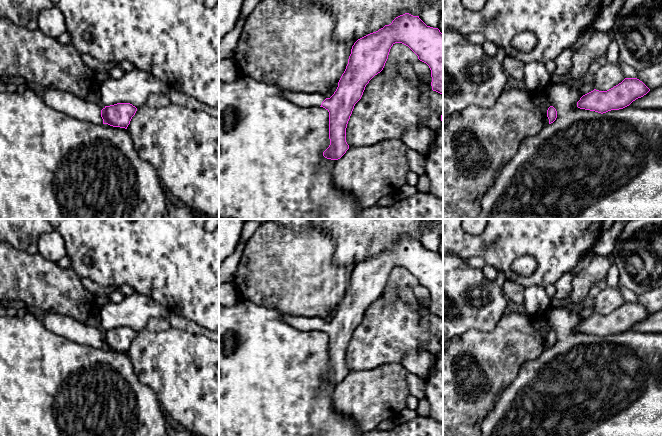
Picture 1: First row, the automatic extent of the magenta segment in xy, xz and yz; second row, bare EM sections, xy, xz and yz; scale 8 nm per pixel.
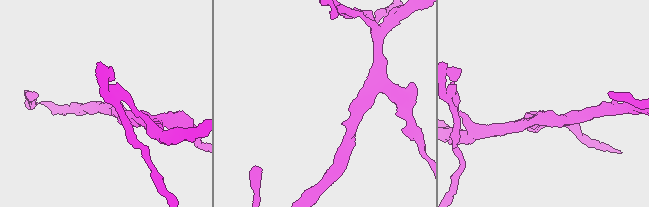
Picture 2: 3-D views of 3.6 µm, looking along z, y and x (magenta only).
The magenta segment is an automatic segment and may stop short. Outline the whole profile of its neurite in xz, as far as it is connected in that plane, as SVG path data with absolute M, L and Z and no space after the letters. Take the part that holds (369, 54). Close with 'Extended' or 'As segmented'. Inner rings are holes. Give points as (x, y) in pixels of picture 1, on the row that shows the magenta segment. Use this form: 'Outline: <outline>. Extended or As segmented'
Outline: M409 13L354 43L346 69L330 98L320 93L283 93L284 98L297 106L323 107L329 112L330 145L323 152L325 158L338 160L349 149L346 128L354 106L369 81L383 70L395 43L408 46L429 66L432 90L443 95L443 34Z. Extended

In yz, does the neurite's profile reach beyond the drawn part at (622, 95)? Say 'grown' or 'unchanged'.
unchanged

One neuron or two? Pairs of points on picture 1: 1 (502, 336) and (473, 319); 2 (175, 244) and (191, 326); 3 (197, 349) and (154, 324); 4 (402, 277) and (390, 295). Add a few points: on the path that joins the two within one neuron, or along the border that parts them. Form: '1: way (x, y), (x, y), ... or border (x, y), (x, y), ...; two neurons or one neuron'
1: border (506, 311), (492, 330), (468, 330); two neurons
2: border (171, 312), (185, 316), (208, 330); two neurons
3: border (170, 326), (159, 331), (149, 331), (145, 328); two neurons
4: way (398, 281), (391, 288), (391, 291); one neuron

